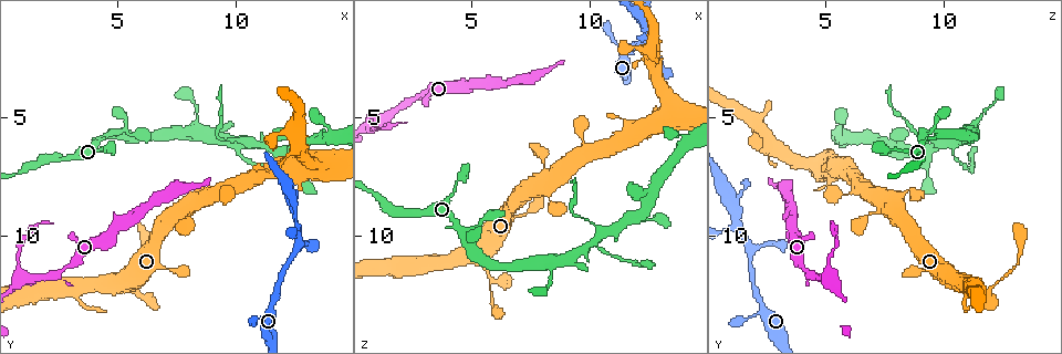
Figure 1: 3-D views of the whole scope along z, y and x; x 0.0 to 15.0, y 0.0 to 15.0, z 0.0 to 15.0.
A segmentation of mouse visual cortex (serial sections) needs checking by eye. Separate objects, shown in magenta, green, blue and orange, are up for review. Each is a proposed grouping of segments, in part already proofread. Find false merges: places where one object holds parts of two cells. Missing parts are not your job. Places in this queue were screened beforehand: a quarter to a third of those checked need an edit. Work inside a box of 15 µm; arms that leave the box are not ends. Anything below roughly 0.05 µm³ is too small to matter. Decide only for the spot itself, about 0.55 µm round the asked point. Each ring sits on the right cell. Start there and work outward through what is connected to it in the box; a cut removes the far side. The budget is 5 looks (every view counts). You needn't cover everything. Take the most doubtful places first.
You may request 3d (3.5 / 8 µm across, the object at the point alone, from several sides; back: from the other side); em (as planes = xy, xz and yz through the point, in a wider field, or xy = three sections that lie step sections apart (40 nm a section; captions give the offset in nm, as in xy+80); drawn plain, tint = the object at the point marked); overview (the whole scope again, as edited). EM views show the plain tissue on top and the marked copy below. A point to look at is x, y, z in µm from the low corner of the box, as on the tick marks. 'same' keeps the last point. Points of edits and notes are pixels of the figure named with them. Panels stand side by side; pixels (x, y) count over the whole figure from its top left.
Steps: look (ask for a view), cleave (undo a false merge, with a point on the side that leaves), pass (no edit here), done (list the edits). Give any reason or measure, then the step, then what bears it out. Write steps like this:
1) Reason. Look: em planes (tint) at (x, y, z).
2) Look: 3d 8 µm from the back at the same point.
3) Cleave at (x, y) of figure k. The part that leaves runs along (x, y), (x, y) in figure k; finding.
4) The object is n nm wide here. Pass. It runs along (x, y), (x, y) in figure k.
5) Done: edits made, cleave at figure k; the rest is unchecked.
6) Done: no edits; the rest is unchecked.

Sharp bend. Look: 3d 3.5 µm from the back at (9.2, 5.9, 9.1).

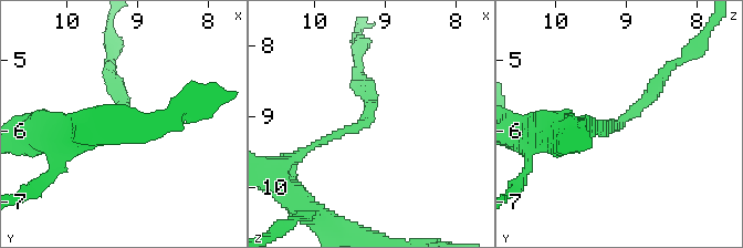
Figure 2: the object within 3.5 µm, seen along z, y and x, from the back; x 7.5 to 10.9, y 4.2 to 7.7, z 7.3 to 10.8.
The arms are 150, 200 nm wide; need the tissue. Look: em xy step 5 (tint) at (9.25, 5.85, 9.05).

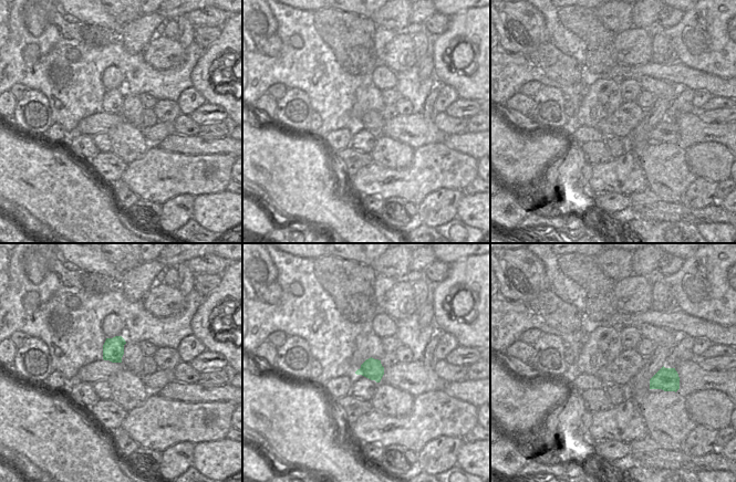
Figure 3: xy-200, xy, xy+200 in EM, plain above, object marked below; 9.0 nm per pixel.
Cleave at (115, 90) of figure 2. The part that leaves runs along (625, 119), (696, 44) in figure 2; a second cell is stuck on.

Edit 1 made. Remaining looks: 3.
Sudden change in width. Look: em xy step 3 (tint) at (8.0, 8.0, 3.2).

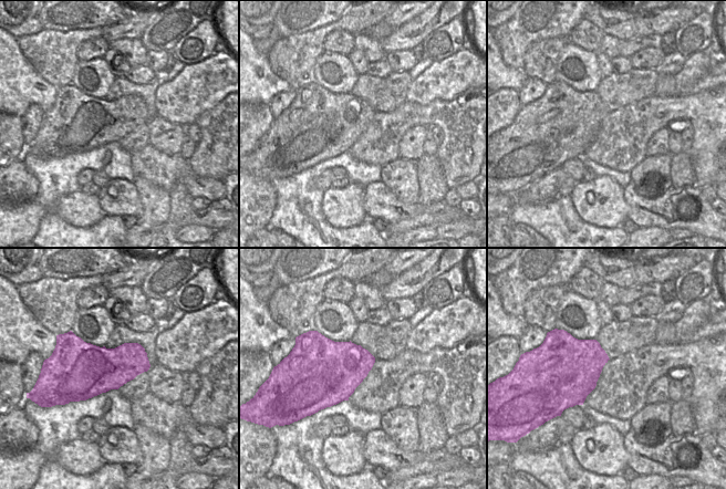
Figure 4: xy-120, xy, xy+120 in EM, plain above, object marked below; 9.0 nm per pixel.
Wider look. Look: 3d 3.5 µm at the same point.

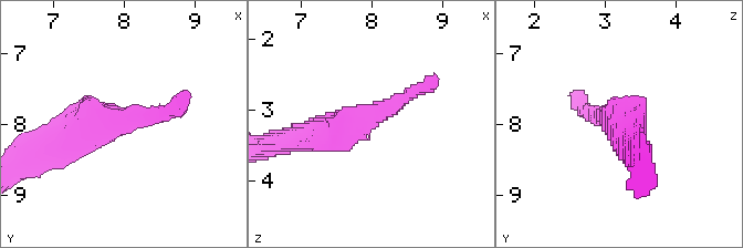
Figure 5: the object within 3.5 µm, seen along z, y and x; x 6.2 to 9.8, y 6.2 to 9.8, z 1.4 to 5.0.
Pass. It runs along (303, 140), (377, 114), (428, 85) in figure 5; one cell here.

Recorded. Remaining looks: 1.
Done: edits made, cleave at figure 2; the rest is unchecked.

